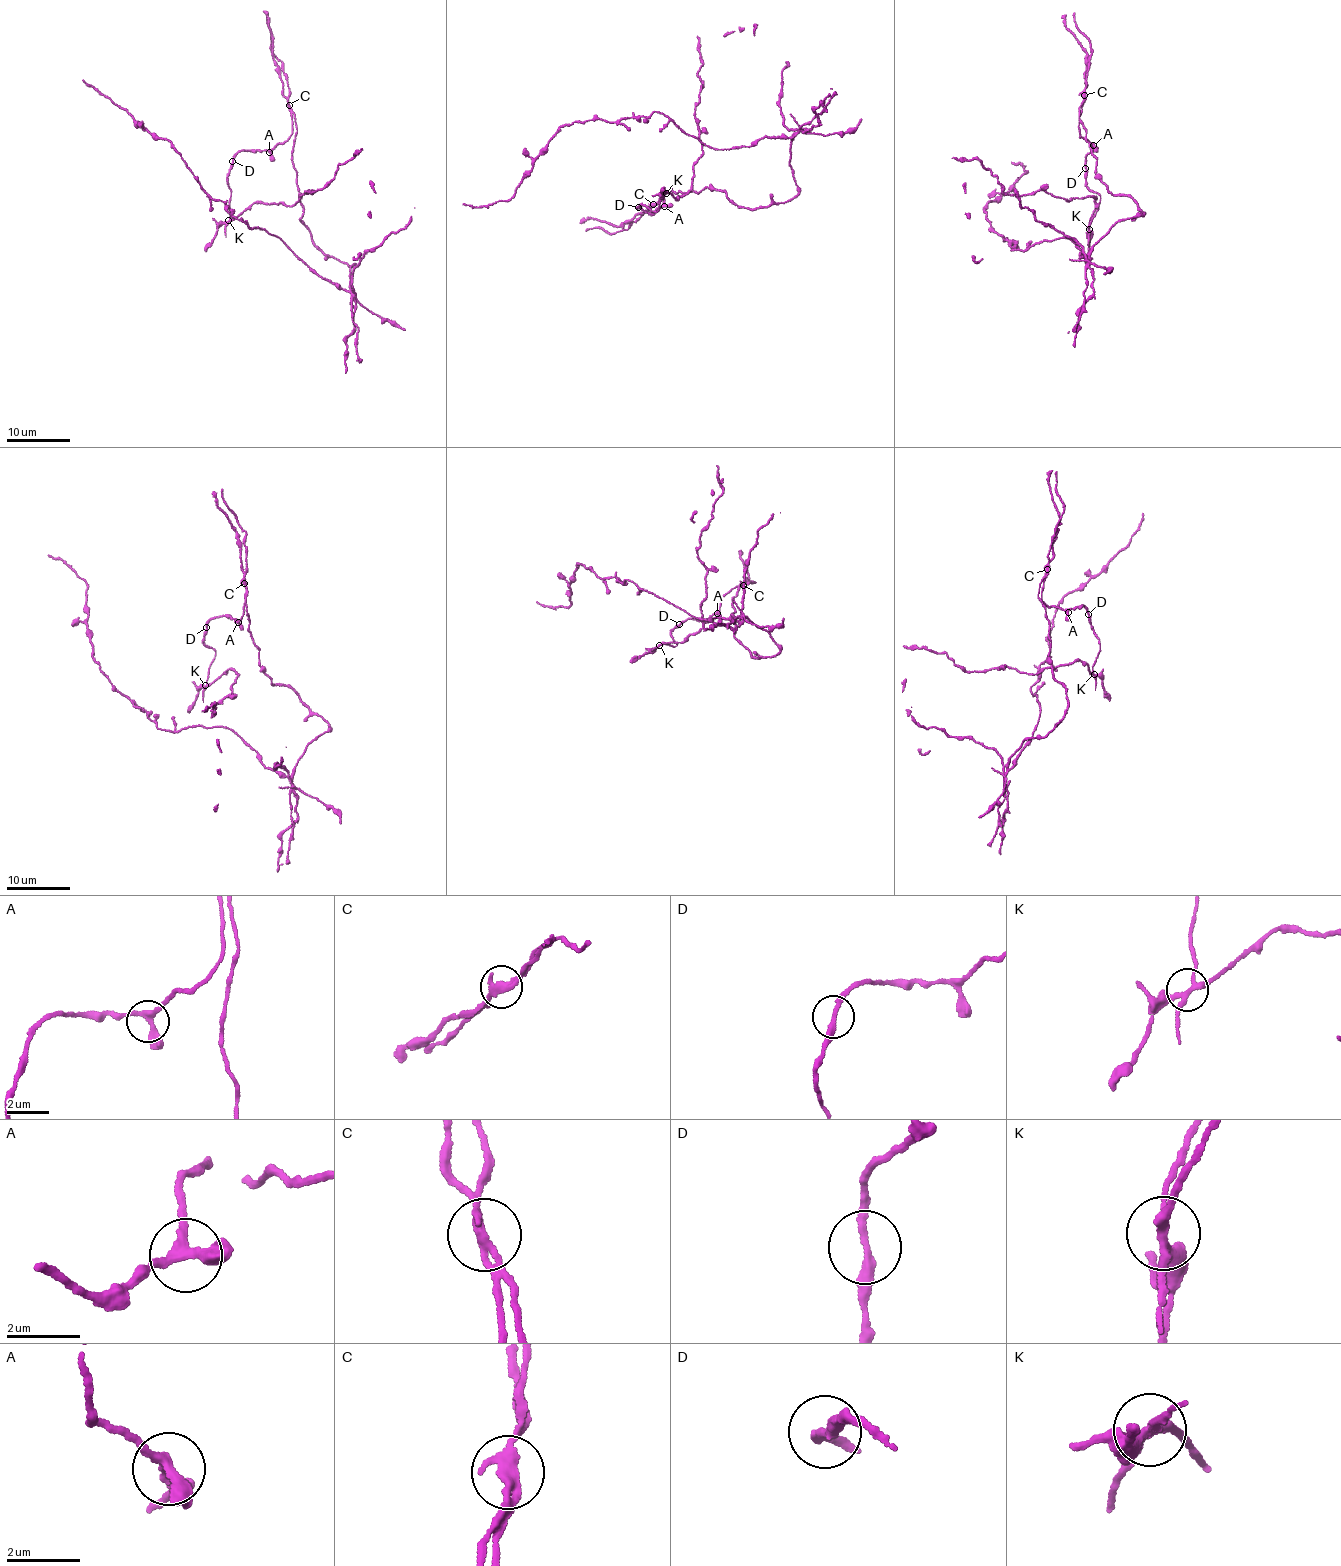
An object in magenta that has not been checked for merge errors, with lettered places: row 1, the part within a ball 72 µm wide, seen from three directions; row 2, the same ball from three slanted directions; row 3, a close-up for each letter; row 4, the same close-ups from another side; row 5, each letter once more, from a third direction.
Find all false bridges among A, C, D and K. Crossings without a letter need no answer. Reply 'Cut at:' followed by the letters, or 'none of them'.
Cut at: C, K

